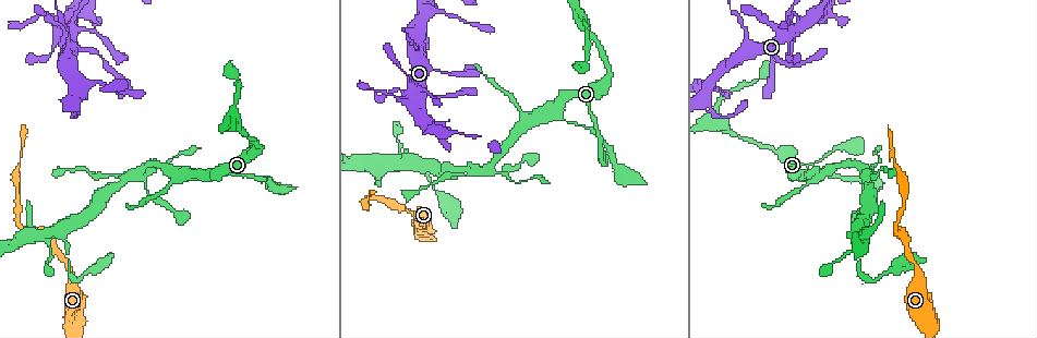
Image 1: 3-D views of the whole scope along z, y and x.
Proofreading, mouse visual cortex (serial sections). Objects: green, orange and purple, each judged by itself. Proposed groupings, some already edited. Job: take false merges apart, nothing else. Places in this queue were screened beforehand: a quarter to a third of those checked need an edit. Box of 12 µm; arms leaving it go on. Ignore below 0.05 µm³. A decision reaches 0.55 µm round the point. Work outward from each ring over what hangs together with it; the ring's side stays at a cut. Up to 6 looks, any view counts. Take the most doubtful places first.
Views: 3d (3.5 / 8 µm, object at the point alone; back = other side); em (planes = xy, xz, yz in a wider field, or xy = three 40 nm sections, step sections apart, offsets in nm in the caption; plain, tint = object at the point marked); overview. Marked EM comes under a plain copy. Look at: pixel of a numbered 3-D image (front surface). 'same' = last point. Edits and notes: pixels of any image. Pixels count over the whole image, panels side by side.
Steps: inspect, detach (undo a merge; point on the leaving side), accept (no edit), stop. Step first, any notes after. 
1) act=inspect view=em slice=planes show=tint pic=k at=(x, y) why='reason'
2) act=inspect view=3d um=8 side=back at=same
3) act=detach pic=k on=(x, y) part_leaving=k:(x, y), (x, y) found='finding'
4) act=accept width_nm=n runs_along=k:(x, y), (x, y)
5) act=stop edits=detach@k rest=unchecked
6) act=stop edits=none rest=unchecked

act=inspect view=3d um=3.5 pic=1 at=(573, 122) why='a narrow waist'

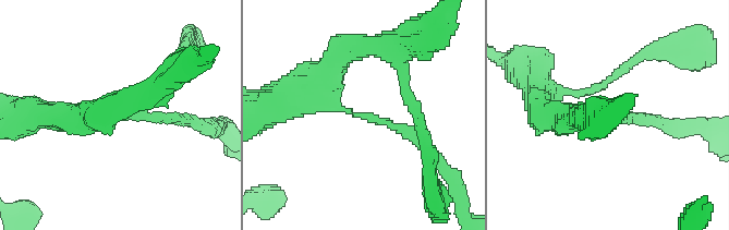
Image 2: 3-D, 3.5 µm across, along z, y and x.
act=accept runs_along=2:(82, 119), (108, 112), (182, 119) found='all the same cell'

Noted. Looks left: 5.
act=inspect view=3d um=3.5 pic=1 at=(111, 175) why='three-way junction'

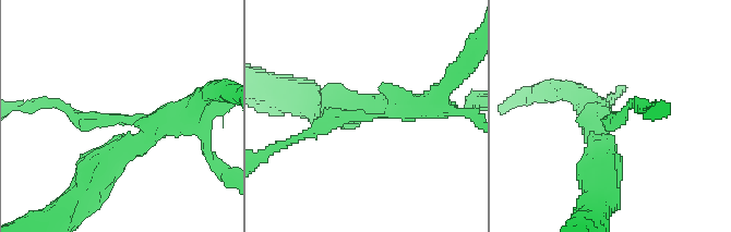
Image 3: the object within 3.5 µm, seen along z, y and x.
act=inspect view=em slice=planes show=tint pic=3 at=(371, 118) arms=3 arm_widths_nm=200,350,400 why='need the tissue'

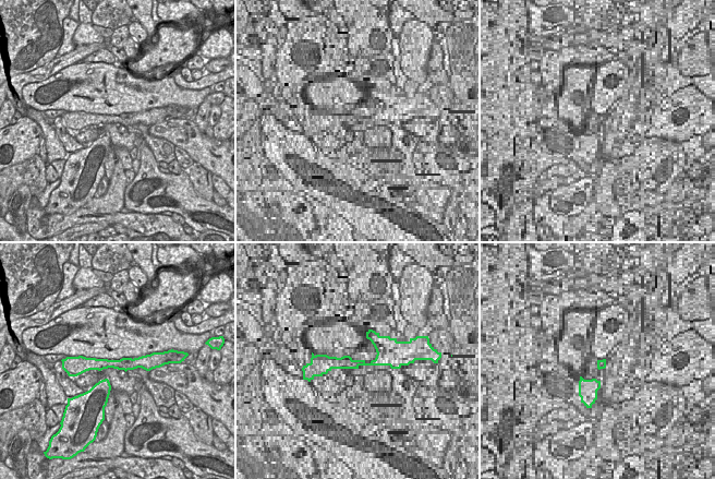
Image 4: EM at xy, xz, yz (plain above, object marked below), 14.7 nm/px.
act=accept width_nm=190 runs_along=4:(79, 361), (145, 363), (148, 367) found='continuous, no second cell'

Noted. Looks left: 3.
act=inspect view=em slice=planes show=tint pic=1 at=(62, 230) why='abrupt turn'

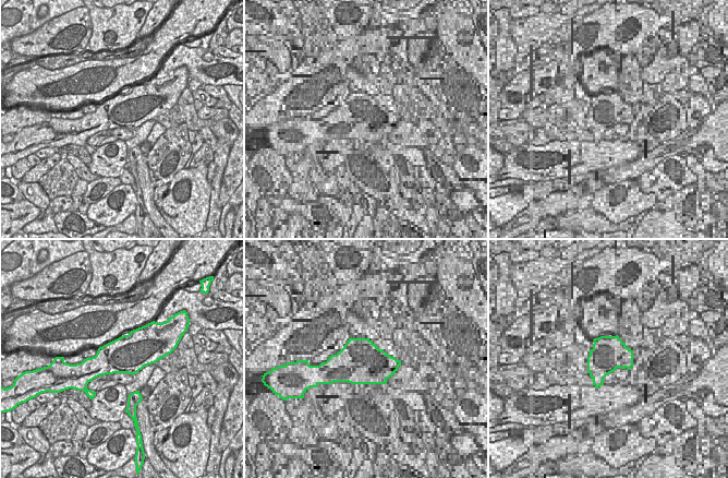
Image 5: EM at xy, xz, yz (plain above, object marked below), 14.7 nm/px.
act=inspect view=3d um=3.5 side=back at=same why='see where the arms go'

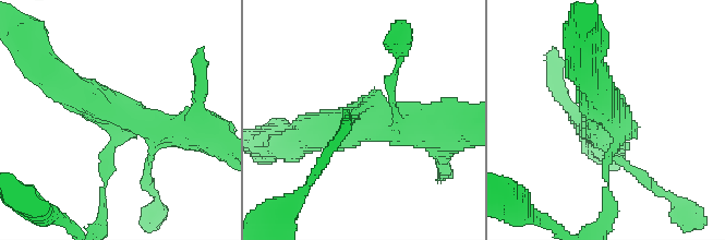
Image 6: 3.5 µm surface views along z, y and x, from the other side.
act=accept runs_along=6:(58, 79), (118, 115), (189, 129) found='one cell here'

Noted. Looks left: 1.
act=stop edits=none rest=unchecked

